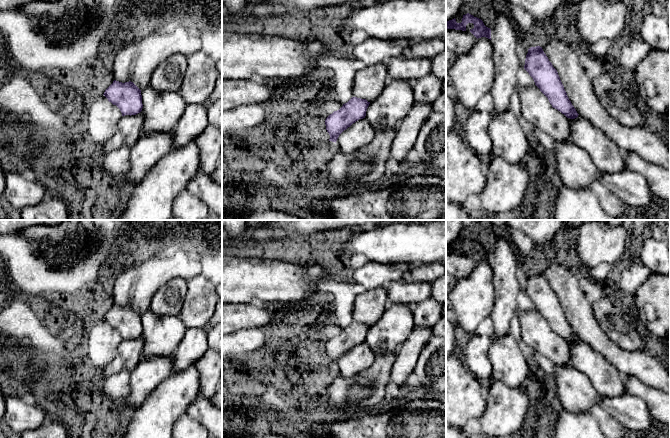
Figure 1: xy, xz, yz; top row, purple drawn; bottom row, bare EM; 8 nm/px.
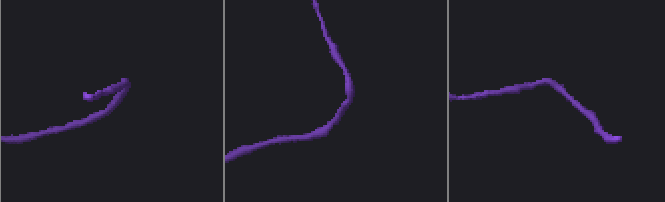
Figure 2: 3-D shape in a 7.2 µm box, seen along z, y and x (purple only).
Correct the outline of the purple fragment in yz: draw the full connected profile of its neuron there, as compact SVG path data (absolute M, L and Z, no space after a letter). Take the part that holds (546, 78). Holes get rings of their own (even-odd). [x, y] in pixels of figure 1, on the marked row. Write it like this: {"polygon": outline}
{"polygon": "M542 47L528 49L524 69L533 78L535 85L548 98L553 108L567 118L575 119L578 113L569 100L557 70L553 67Z"}

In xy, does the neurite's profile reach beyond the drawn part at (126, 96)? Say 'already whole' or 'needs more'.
already whole

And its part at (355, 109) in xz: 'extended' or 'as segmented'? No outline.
as segmented

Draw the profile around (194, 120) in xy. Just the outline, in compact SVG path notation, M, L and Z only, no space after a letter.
M202 104L187 105L180 120L174 127L173 148L183 147L204 131L208 125L208 109Z

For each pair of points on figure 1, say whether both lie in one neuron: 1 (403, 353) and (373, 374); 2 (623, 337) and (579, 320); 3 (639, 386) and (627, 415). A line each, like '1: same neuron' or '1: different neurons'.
1: different neurons
2: different neurons
3: different neurons

